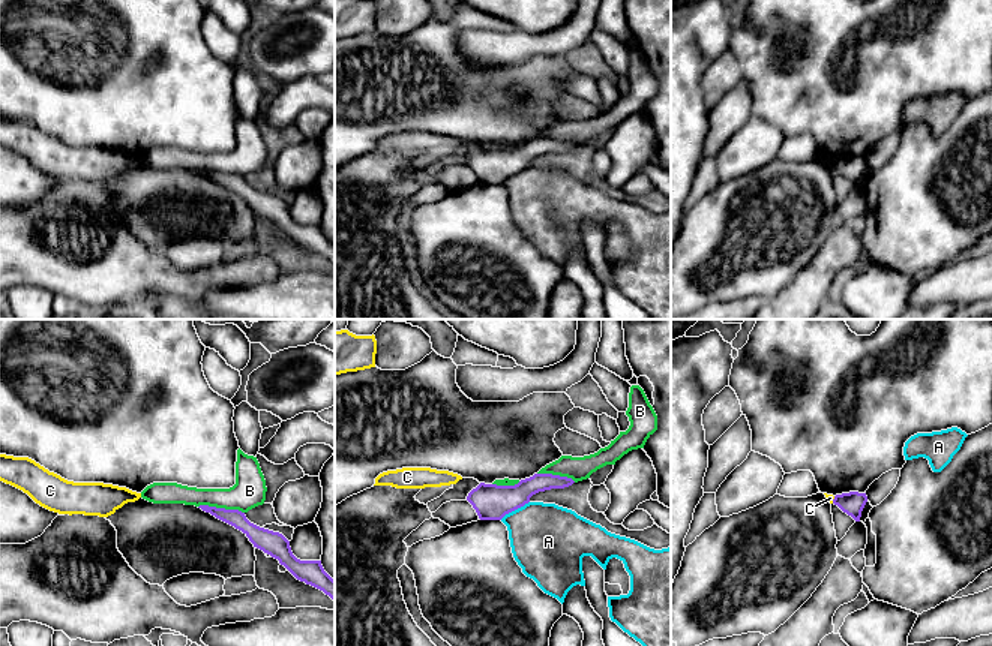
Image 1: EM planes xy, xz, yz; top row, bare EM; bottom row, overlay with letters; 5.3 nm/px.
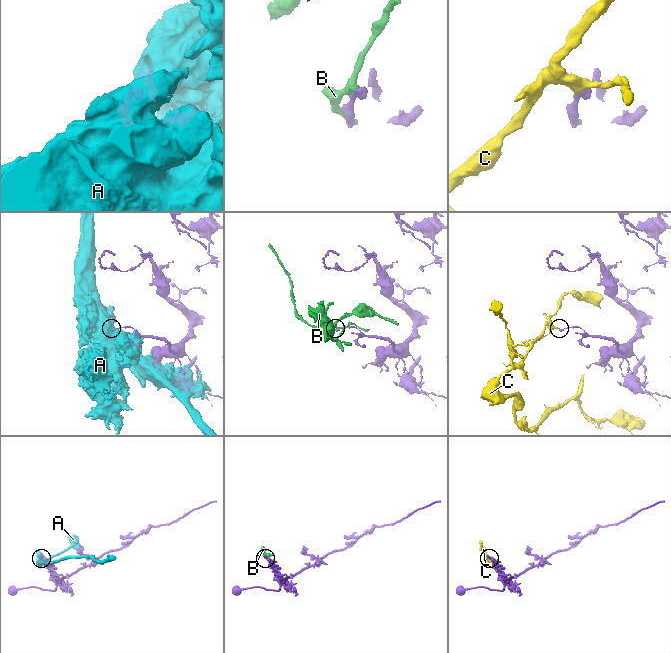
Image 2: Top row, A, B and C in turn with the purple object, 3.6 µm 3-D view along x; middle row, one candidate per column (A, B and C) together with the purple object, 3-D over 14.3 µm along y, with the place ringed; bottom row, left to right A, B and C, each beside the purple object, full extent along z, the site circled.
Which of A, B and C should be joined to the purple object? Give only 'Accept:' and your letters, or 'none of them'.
Accept: none of them

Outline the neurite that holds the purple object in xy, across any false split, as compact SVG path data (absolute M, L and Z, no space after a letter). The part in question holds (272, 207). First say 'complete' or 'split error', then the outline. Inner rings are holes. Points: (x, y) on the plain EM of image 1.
complete | M209 169L198 172L242 195L254 211L278 223L297 244L323 255L335 265L335 244L324 235L321 225L297 223L291 216L290 205L282 198L251 187L239 174Z

